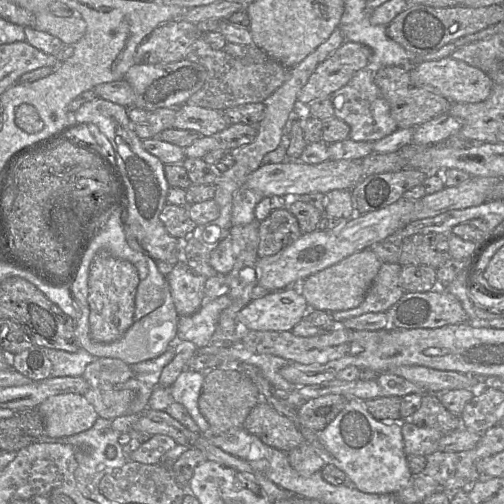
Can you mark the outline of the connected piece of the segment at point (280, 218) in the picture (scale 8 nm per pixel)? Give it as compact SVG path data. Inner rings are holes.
M287 207L273 210L270 215L258 223L257 257L267 257L296 241L302 234L296 217Z

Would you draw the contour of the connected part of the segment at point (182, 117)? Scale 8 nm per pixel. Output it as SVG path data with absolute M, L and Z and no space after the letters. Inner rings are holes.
M185 103L176 109L173 127L193 130L201 136L217 136L230 124L223 112Z

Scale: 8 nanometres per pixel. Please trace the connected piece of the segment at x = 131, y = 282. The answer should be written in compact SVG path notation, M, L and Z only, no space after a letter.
M106 250L97 252L90 263L88 276L90 336L94 341L100 343L116 341L133 324L138 284L138 271L132 263L115 258Z

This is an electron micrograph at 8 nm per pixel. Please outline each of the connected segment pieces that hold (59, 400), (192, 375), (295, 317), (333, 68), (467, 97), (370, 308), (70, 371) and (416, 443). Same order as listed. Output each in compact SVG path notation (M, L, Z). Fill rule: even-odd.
M63 393L48 397L38 410L44 421L44 435L72 436L90 429L99 415L84 395Z
M184 369L170 386L174 400L185 407L203 433L210 433L210 426L198 407L198 400L205 375L190 369Z
M298 286L268 292L243 307L237 319L243 329L292 331L308 311Z
M345 41L311 74L297 95L298 106L307 107L318 99L329 98L345 86L357 71L369 65L371 55L368 46Z
M452 57L420 63L410 71L410 77L416 85L445 97L451 103L482 102L490 96L493 85L486 72Z
M383 263L359 306L330 313L335 324L342 324L349 318L365 313L386 312L404 294L400 284L401 269L402 266L399 263Z
M47 348L45 352L52 363L53 377L82 376L87 365L95 359L83 348L76 352Z
M401 421L401 430L406 455L427 457L438 450L443 434L429 427L419 427L409 421Z

